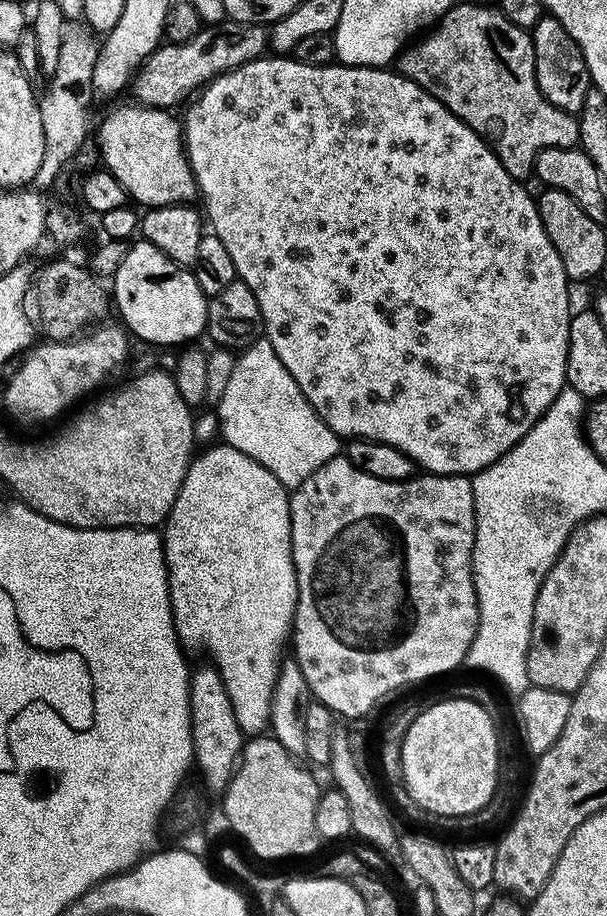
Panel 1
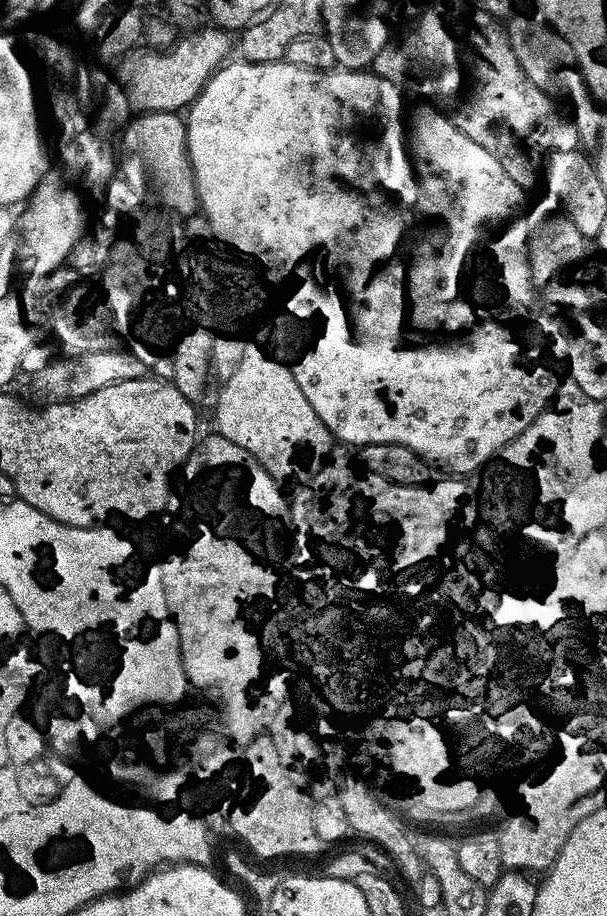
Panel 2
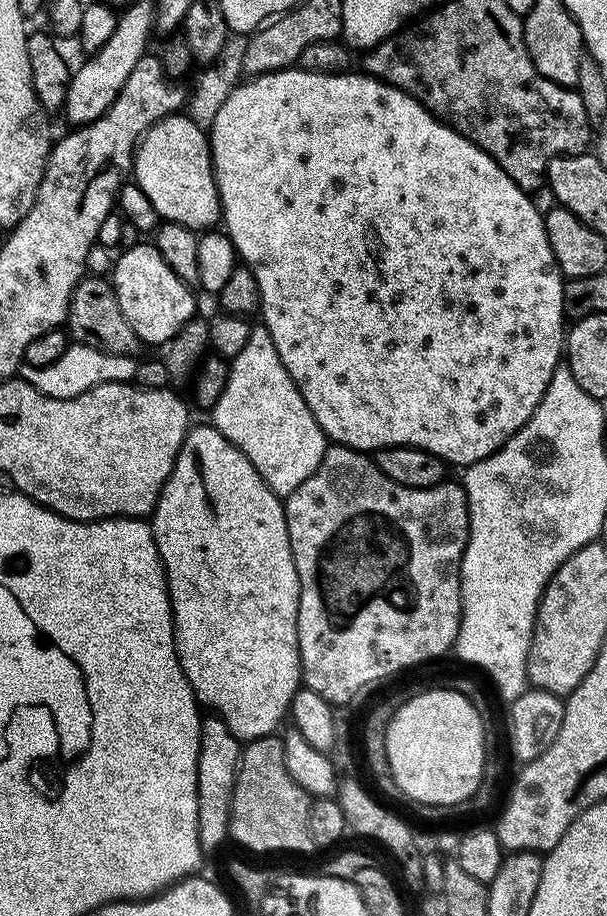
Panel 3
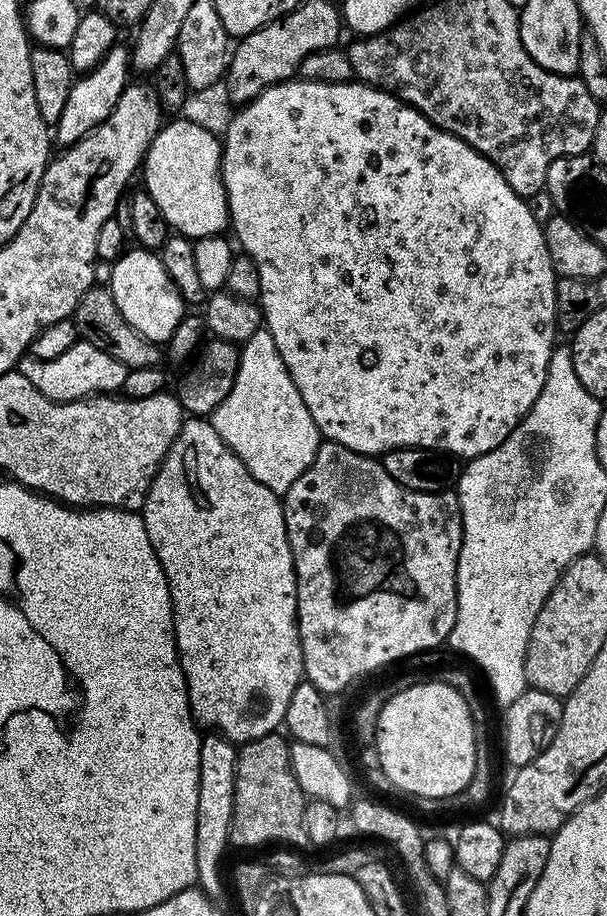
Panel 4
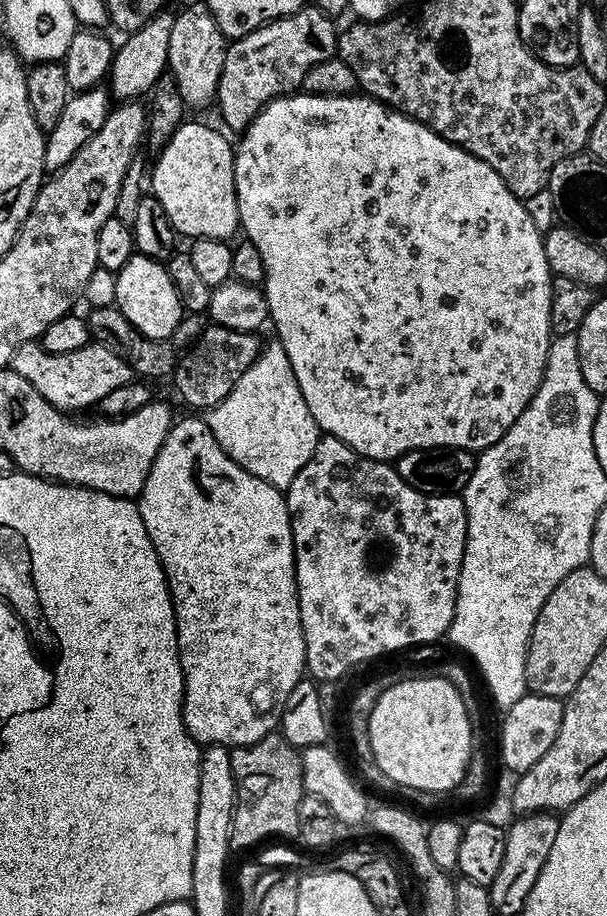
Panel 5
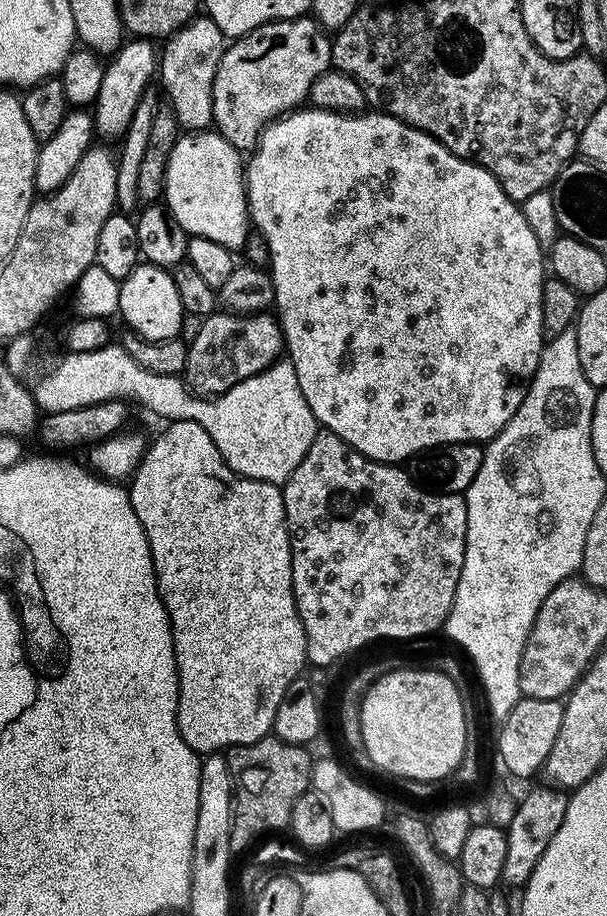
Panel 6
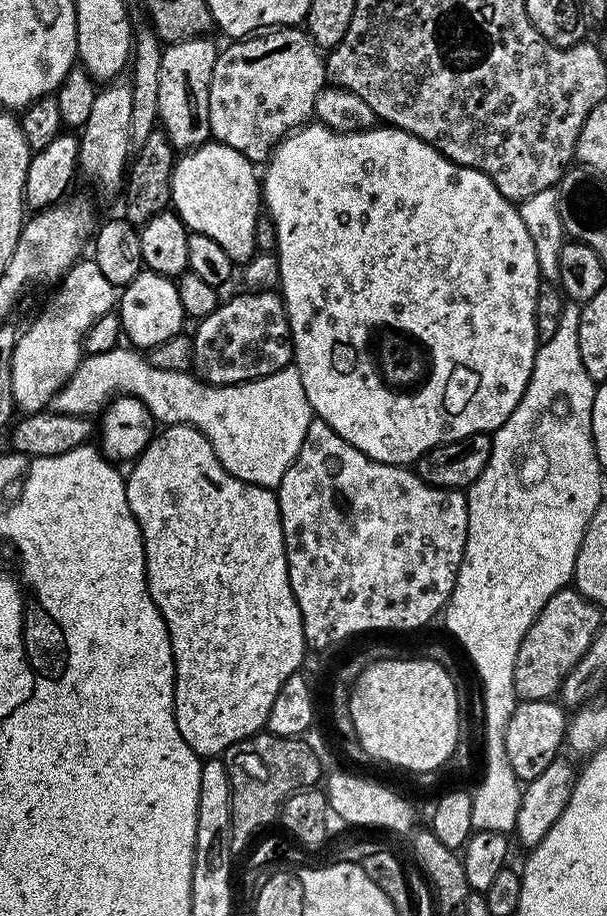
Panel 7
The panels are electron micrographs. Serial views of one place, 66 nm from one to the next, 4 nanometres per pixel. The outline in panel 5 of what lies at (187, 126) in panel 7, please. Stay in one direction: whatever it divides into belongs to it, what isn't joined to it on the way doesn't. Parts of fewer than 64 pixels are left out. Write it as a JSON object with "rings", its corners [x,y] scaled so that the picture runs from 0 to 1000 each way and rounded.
{"rings":[[[323,2],[311,9],[288,14],[290,23],[280,33],[280,59],[275,78],[293,92],[293,99],[311,119],[336,118],[351,112],[359,98],[359,85],[366,85],[366,68],[372,68],[377,45],[366,37],[359,24],[353,24],[349,12]]]}

